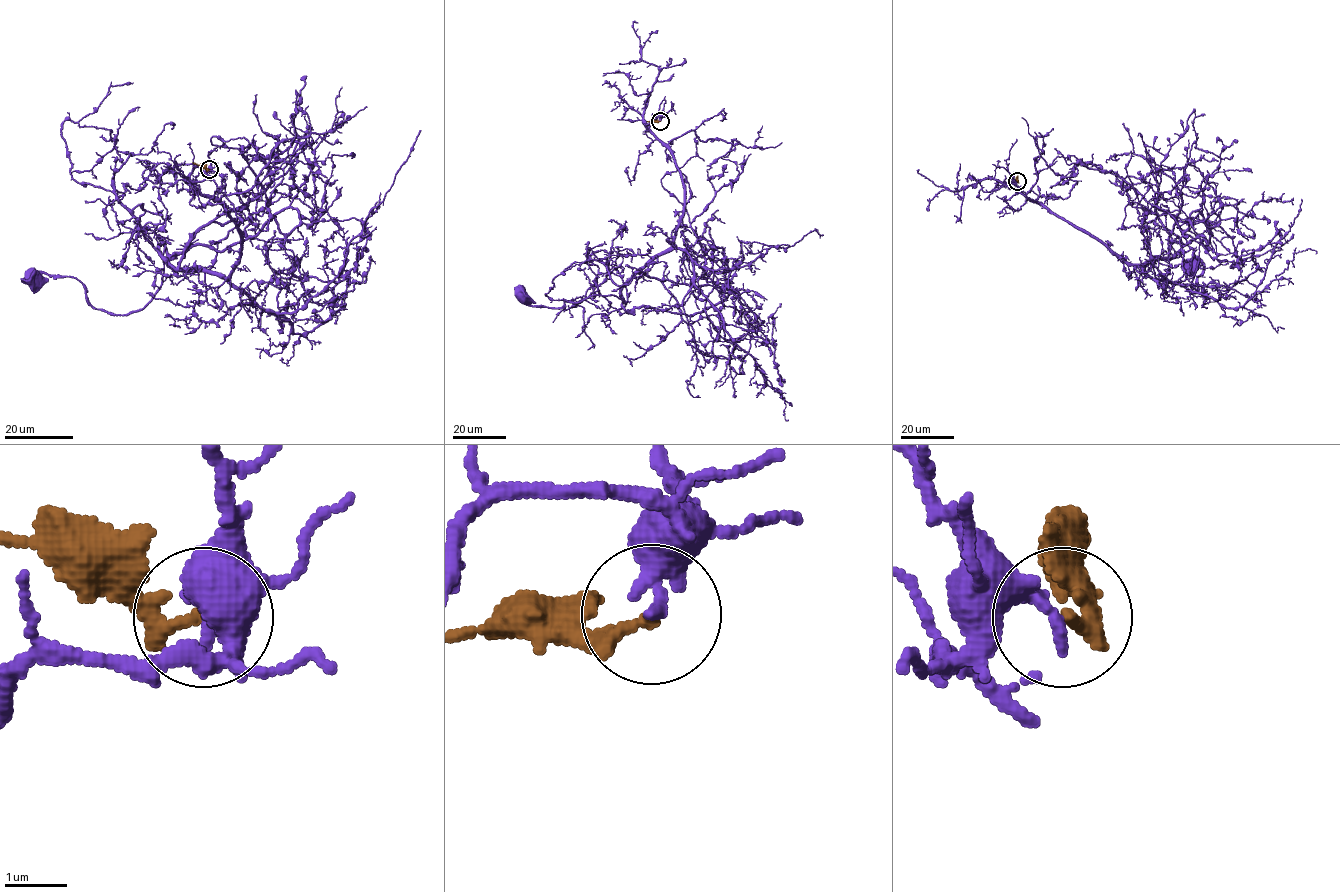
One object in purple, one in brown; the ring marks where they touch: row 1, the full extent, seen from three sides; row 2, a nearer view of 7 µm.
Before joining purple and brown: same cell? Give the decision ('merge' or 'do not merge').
do not merge

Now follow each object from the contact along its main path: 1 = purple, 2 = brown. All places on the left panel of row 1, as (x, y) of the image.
1: (209, 170), (227, 277), (163, 243), (159, 290), (117, 315), (35, 277)
2: (209, 170), (192, 162)

